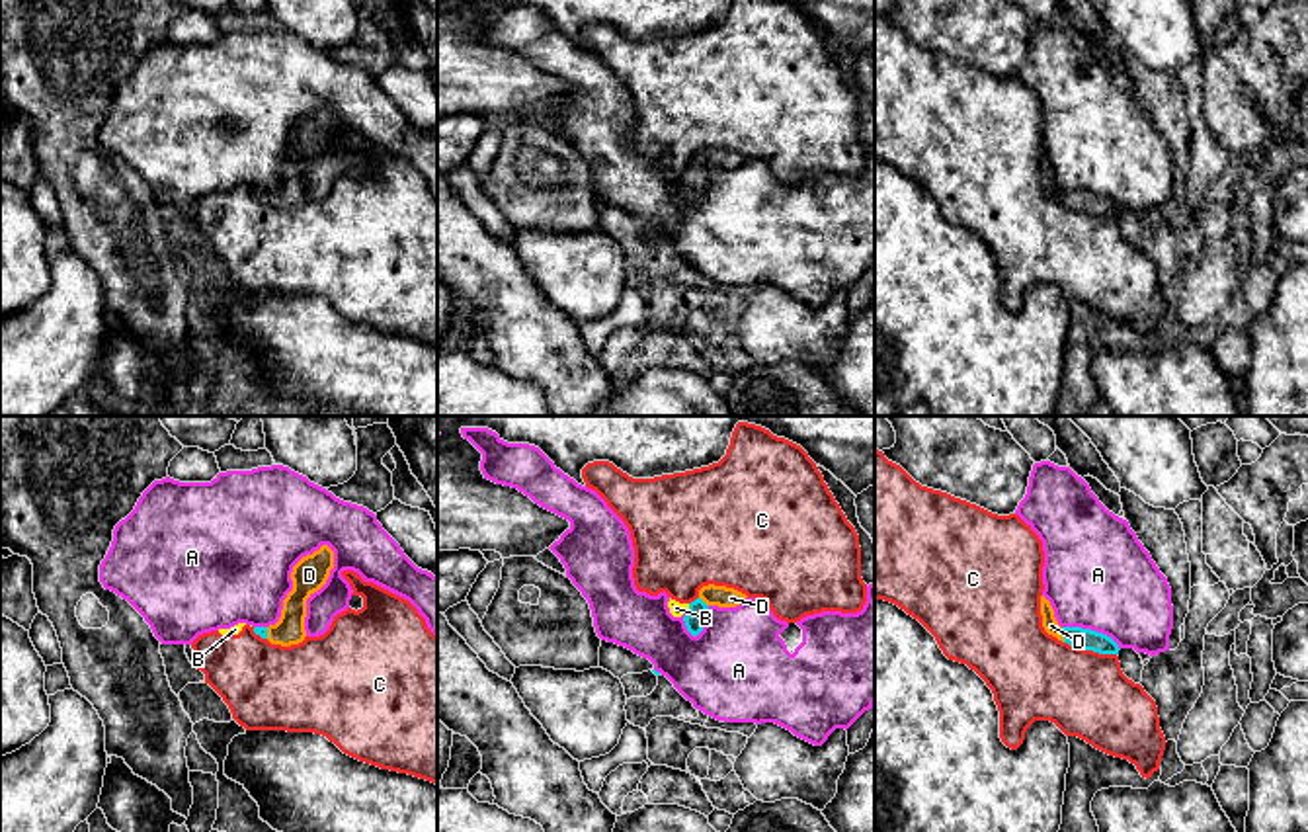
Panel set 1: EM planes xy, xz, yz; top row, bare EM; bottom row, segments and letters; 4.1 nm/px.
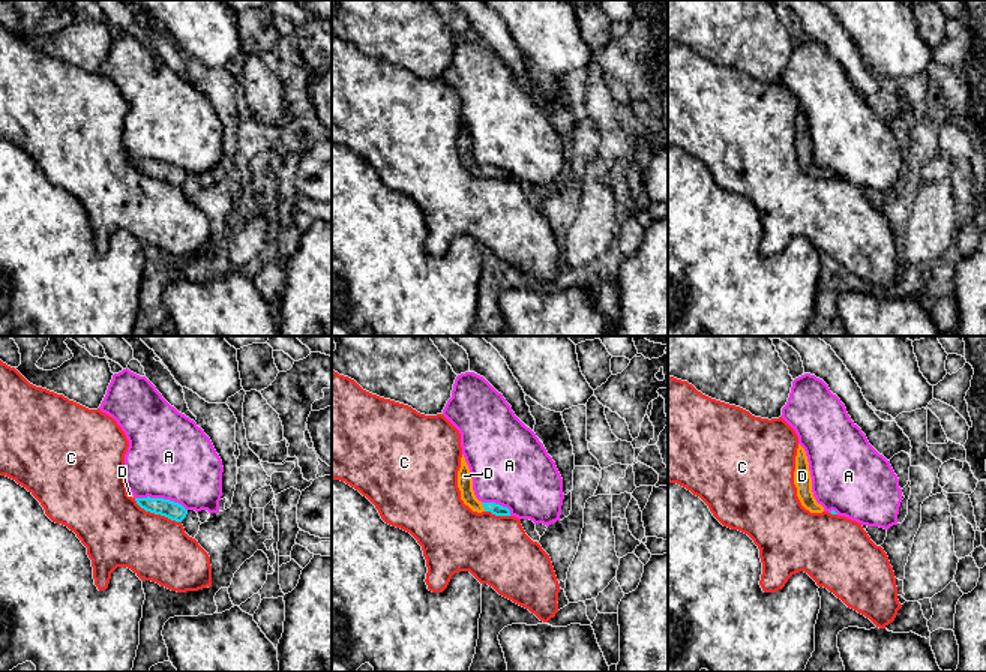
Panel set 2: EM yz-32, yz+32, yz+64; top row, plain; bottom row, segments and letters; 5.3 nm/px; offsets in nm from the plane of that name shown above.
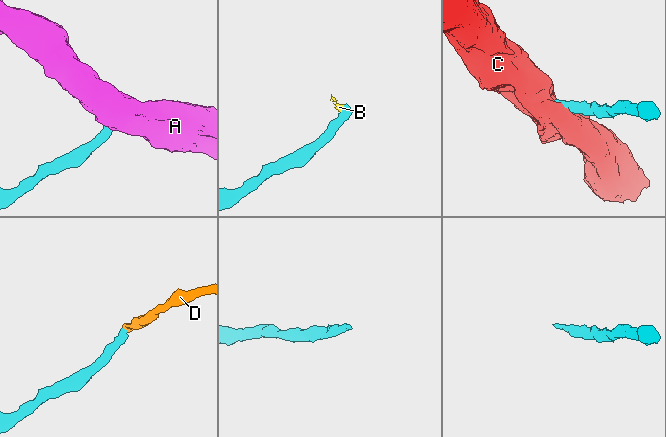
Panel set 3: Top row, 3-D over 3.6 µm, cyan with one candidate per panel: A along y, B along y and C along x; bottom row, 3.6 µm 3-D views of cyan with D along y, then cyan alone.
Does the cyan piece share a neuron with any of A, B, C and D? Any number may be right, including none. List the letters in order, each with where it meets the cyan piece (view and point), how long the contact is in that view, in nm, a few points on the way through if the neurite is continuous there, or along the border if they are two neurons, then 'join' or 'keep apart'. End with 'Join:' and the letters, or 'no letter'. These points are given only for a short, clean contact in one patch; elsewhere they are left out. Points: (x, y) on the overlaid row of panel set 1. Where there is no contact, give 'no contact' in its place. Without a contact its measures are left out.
A: yz (1090, 629) | 260 nm | along yz (1062, 625), (1102, 631), (1119, 649) | keep apart
B: xz (690, 608) | 50 nm | along xz (690, 604), (684, 612) | keep apart
C: yz (1090, 649) | 220 nm | along yz (1064, 641), (1115, 655) | keep apart
D: yz (1062, 635) | 70 nm | across yz (1086, 639), (1062, 635), (1051, 625) | join
Join: D

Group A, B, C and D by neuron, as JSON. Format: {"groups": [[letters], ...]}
{"groups": [["A"], ["B", "C"], ["D"]]}

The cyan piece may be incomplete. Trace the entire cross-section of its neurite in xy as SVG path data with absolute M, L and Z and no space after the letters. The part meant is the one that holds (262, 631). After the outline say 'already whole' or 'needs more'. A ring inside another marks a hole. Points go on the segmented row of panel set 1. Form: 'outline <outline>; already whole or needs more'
outline M328 545L303 557L293 566L293 590L283 600L279 621L269 627L254 627L254 633L267 639L271 645L291 646L303 643L307 637L307 600L326 584L332 568L334 551Z; needs more

